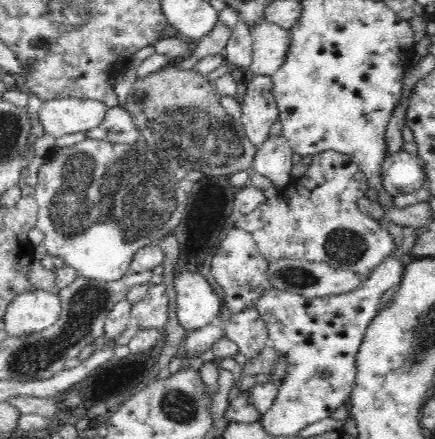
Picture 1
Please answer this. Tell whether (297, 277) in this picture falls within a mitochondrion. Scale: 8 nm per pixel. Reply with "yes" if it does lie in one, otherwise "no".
yes

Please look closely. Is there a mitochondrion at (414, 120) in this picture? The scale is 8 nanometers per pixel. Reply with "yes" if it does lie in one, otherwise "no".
no

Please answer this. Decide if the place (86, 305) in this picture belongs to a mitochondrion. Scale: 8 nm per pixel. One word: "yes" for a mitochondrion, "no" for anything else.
yes

